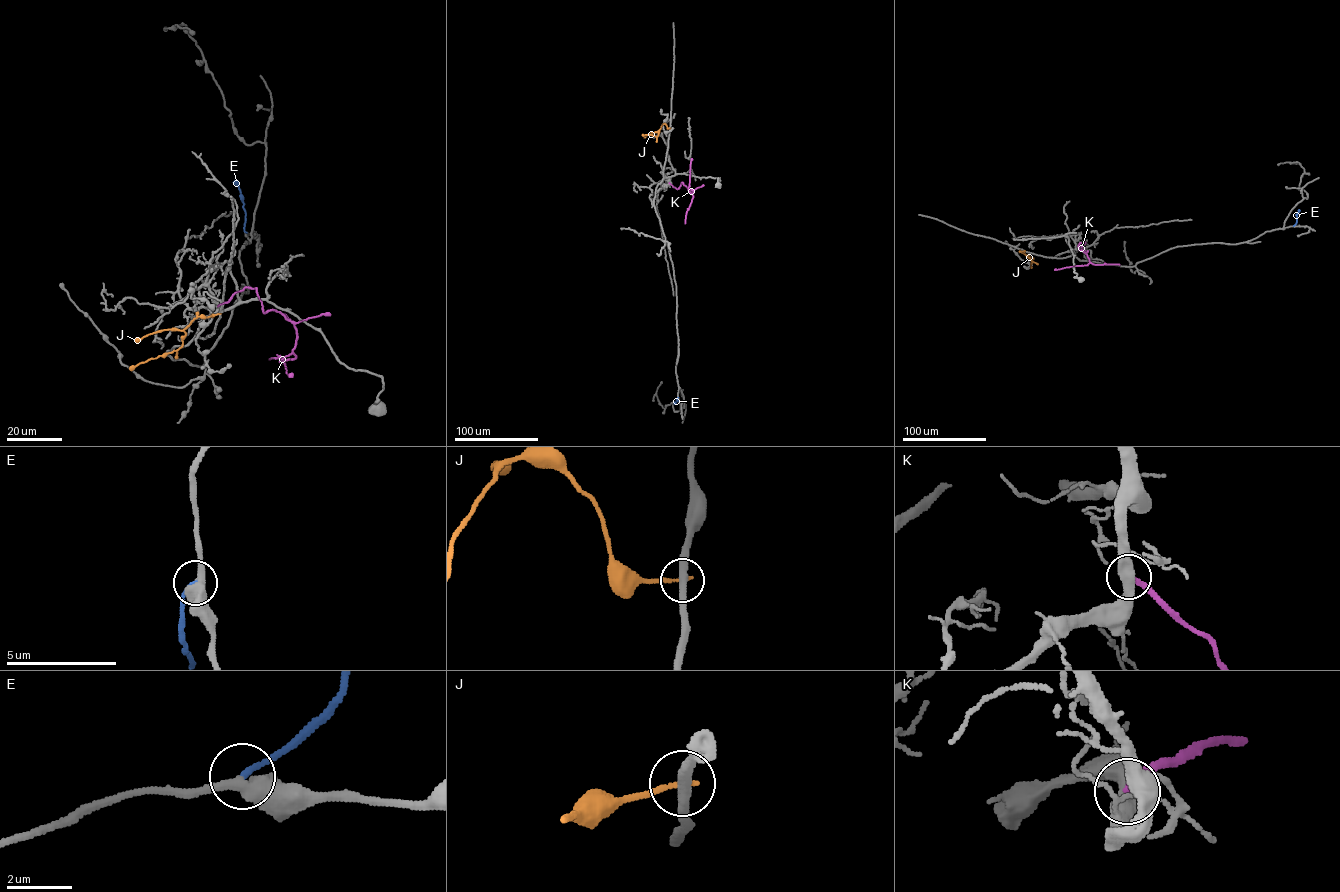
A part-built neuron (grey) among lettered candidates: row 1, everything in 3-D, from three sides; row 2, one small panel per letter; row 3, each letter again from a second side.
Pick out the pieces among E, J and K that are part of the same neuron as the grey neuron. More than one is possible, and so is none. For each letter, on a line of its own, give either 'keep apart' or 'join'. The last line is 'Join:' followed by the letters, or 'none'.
E: join
J: keep apart
K: keep apart
Join: E

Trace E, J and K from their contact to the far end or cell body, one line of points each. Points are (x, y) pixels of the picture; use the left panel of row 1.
E: (246, 232), (245, 210), (235, 180)
J: (220, 313), (198, 316), (185, 328), (183, 345), (176, 351), (150, 358), (130, 369)
K: (218, 307), (244, 287), (256, 288), (263, 312), (278, 311), (293, 324), (295, 347), (280, 362), (291, 376)

